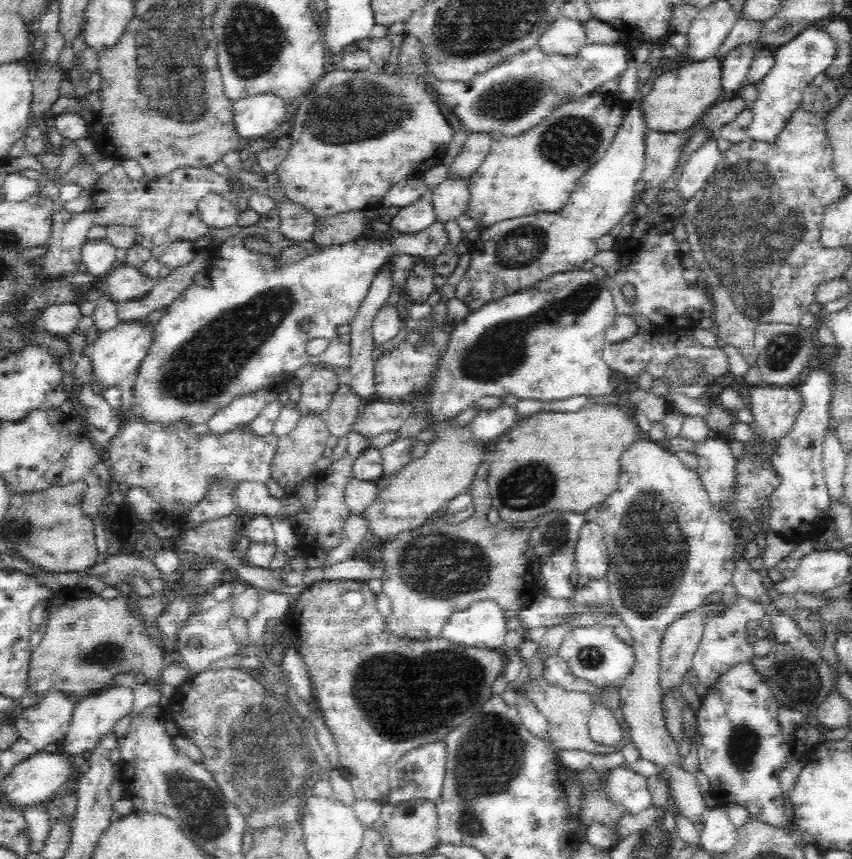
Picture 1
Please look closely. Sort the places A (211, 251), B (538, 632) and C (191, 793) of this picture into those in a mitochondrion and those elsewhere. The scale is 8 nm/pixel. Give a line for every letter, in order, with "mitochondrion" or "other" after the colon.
A: other
B: other
C: mitochondrion

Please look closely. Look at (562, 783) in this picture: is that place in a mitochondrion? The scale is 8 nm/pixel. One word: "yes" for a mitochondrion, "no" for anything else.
no

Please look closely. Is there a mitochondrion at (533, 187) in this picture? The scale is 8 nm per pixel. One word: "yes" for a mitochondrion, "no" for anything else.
no

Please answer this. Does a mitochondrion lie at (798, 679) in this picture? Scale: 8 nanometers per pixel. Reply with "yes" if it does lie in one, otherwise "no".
yes

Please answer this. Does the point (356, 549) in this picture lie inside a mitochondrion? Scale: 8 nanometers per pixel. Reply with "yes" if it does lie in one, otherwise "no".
no

